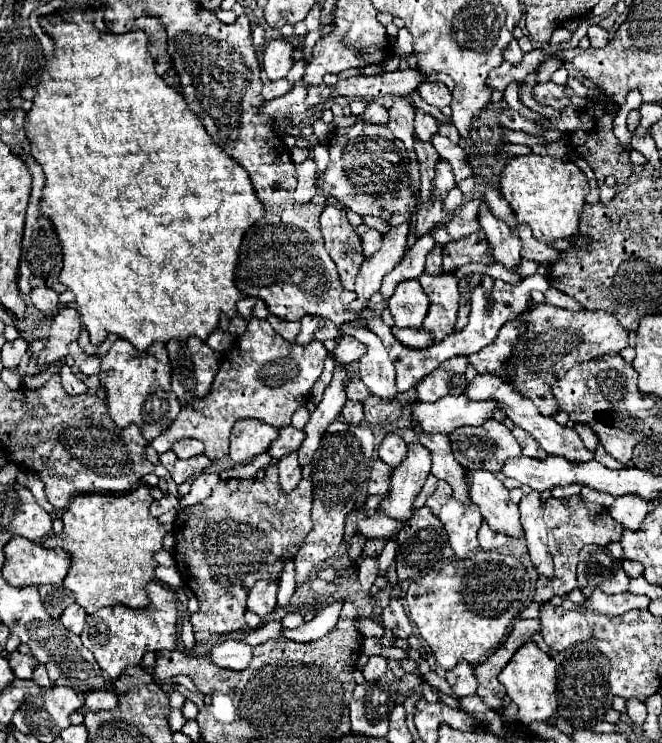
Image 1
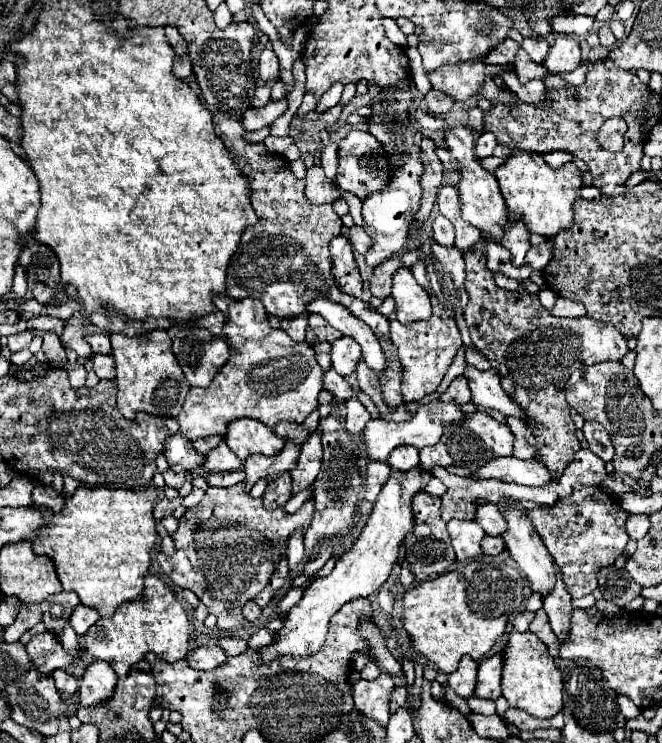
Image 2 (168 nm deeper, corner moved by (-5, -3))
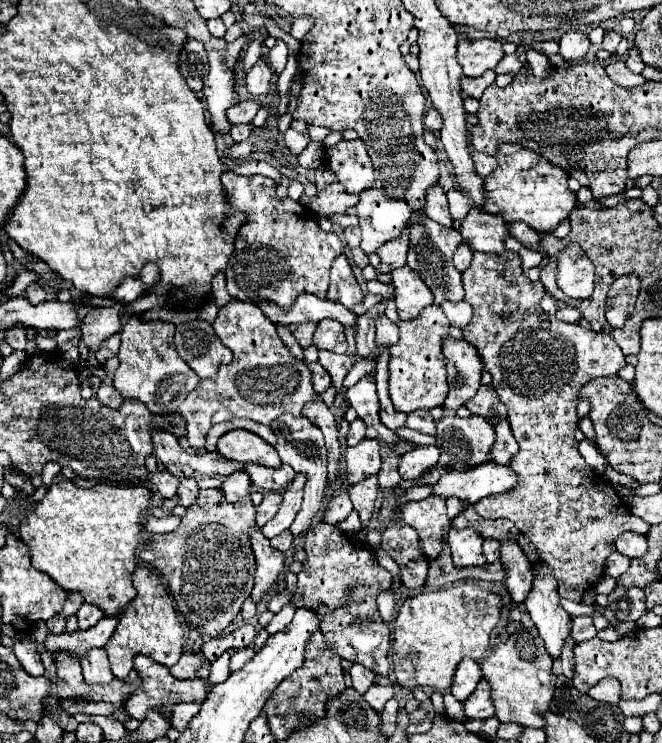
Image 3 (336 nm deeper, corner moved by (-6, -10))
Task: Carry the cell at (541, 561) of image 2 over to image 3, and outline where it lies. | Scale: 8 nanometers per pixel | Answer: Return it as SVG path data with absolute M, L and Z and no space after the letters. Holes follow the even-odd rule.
M543 562L531 564L533 590L525 600L525 608L535 622L539 636L545 640L545 648L551 658L559 658L563 650L563 640L571 634L571 616L563 610L559 602L557 582L551 568Z

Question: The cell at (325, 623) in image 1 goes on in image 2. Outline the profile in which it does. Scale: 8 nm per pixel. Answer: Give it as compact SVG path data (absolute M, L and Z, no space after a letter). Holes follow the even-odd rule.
M262 627L262 629L258 629L258 631L248 639L248 645L250 645L252 649L254 649L254 647L266 647L266 645L270 645L274 639L276 639L276 631Z

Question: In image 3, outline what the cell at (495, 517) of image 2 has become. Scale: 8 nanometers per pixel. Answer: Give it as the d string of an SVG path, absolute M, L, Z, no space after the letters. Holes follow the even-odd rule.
M503 542L501 552L503 566L507 568L507 590L513 598L513 602L521 604L527 598L527 592L531 592L531 568L529 560L519 548L517 542Z

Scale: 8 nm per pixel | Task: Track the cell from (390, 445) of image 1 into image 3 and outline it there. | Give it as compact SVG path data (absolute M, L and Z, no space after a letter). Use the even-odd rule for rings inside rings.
M417 446L411 452L403 454L399 460L401 478L419 478L423 472L433 468L439 462L437 446Z

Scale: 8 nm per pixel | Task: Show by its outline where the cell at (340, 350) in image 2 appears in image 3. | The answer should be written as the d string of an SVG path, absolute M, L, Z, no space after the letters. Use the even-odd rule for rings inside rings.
M319 350L319 360L317 360L331 376L331 382L333 386L337 388L337 392L341 394L341 386L343 386L343 378L347 376L349 368L353 366L355 358L353 356L347 356L347 354L335 354L335 352L329 352L329 350Z

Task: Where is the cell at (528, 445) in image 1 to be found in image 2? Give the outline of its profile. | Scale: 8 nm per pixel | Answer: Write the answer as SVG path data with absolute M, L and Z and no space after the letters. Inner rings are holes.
M514 417L506 419L506 425L516 435L512 455L518 457L518 459L534 459L534 455L536 455L536 437L528 429L528 425L524 425L520 419L514 419Z

